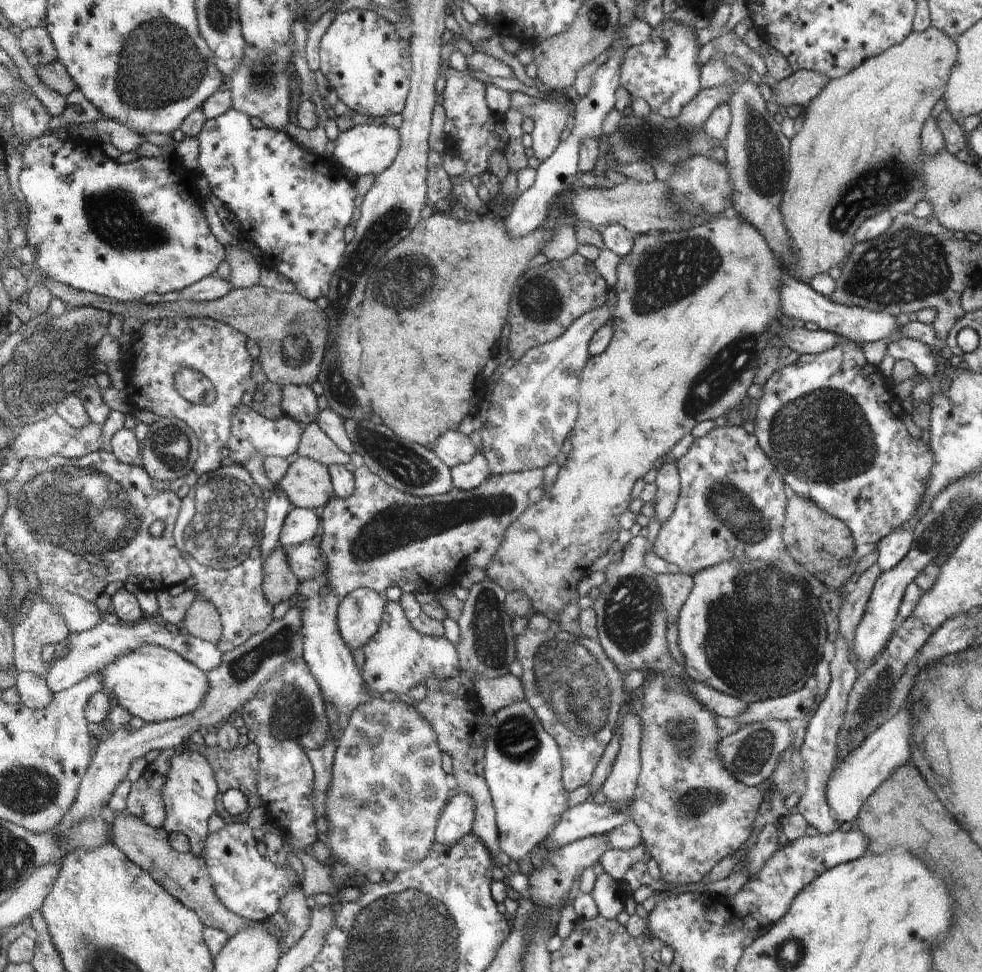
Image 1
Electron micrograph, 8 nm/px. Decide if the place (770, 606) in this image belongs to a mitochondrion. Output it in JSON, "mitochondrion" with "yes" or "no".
{"mitochondrion":"yes"}

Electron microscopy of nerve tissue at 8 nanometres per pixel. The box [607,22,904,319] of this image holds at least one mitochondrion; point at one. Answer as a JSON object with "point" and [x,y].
{"point":[766,169]}

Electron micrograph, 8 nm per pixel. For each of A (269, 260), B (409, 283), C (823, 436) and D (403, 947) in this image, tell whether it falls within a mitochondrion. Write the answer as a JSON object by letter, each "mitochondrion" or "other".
{"A":"other","B":"mitochondrion","C":"mitochondrion","D":"mitochondrion"}

